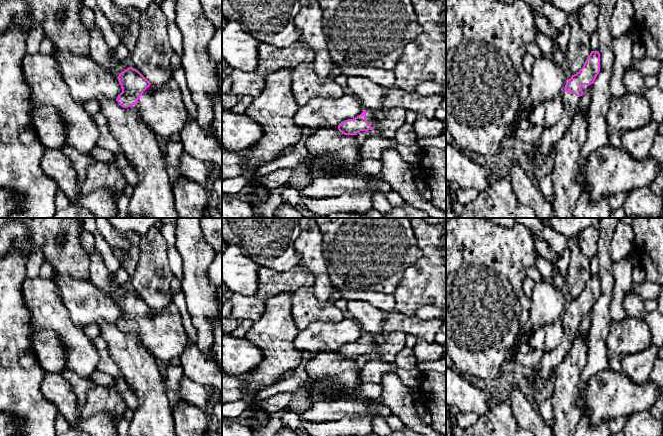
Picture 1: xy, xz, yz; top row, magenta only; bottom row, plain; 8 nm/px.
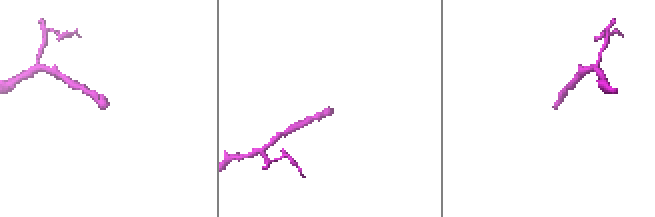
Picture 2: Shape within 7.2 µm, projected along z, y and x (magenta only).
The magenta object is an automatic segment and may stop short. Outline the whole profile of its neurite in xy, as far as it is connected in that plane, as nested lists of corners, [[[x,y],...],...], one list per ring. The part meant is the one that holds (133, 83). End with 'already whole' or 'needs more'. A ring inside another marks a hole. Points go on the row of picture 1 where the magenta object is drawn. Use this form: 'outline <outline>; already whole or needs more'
outline [[[132,67],[121,72],[117,79],[122,92],[116,101],[123,108],[133,106],[161,142],[184,128],[187,110],[175,80],[170,78],[162,84],[151,84]]]; needs more

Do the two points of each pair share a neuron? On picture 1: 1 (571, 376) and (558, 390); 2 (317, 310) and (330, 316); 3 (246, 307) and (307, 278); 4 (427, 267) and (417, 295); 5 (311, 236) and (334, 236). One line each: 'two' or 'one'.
1: one
2: one
3: one
4: one
5: two

